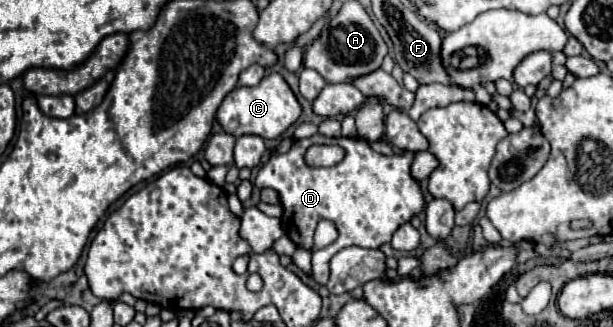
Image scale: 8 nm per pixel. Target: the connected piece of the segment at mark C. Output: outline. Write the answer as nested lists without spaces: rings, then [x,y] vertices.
[[[278,72],[266,76],[258,86],[252,86],[252,88],[238,86],[224,98],[224,102],[218,108],[218,120],[224,128],[224,132],[228,132],[236,138],[244,136],[244,134],[256,134],[266,140],[274,140],[284,130],[288,130],[300,118],[300,114],[302,114],[302,106],[300,106],[298,98],[294,96],[292,88]]]

